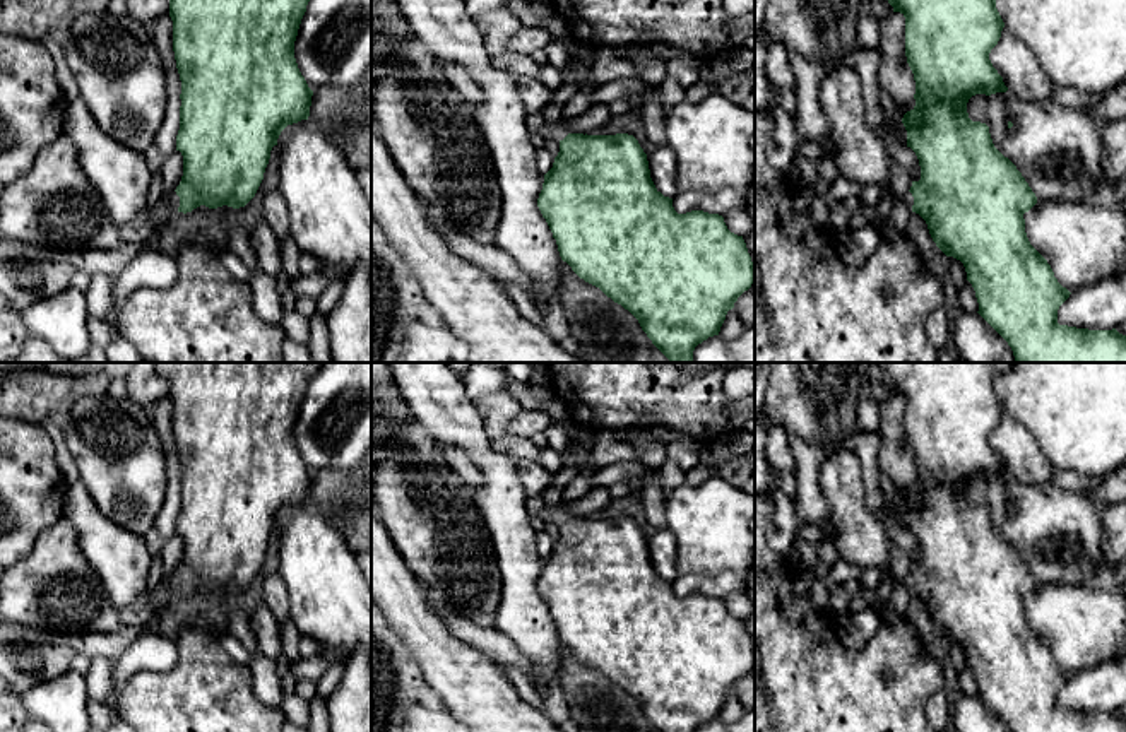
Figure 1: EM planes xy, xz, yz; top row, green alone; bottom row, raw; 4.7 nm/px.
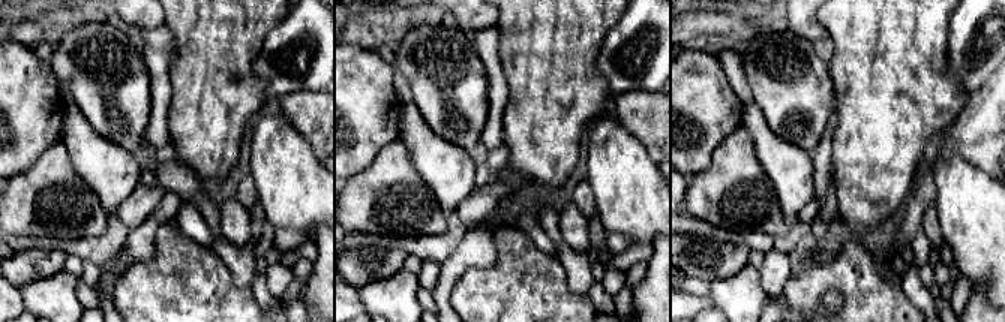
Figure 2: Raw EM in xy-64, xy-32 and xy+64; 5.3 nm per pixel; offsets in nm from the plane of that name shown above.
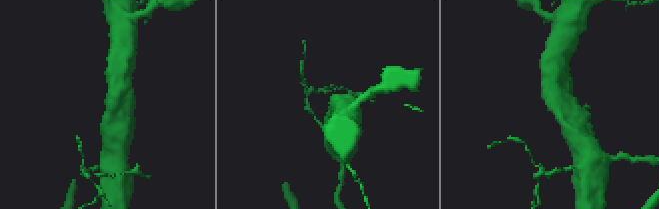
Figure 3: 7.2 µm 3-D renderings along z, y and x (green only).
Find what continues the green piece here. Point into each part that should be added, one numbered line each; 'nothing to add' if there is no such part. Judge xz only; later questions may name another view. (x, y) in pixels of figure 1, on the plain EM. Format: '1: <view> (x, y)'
1: xz (551, 513)

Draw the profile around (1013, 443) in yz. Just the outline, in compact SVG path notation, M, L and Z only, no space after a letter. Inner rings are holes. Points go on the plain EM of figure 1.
M1006 409L989 443L1005 469L1016 481L1030 486L1051 482L1054 467L1049 463L1030 431Z

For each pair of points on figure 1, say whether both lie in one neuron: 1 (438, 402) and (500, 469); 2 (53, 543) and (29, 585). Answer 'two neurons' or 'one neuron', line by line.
1: one neuron
2: one neuron

